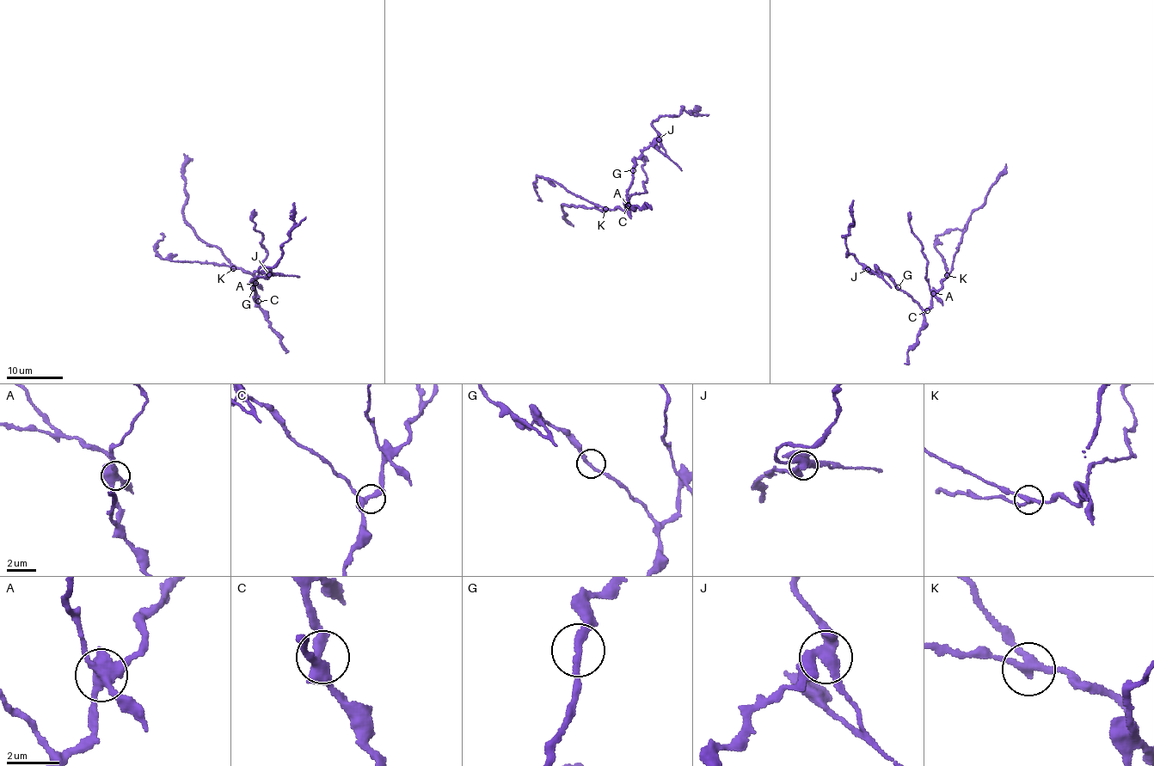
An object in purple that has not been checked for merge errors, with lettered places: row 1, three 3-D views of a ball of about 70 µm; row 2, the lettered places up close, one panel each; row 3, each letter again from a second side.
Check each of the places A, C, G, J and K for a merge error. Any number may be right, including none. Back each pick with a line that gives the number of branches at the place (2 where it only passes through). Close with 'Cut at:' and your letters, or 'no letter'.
A: branches 4
J: branches 3
K: branches 3
Cut at: A, J, K

